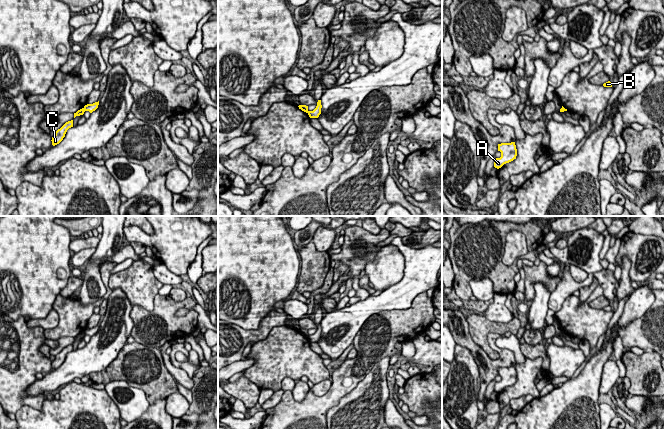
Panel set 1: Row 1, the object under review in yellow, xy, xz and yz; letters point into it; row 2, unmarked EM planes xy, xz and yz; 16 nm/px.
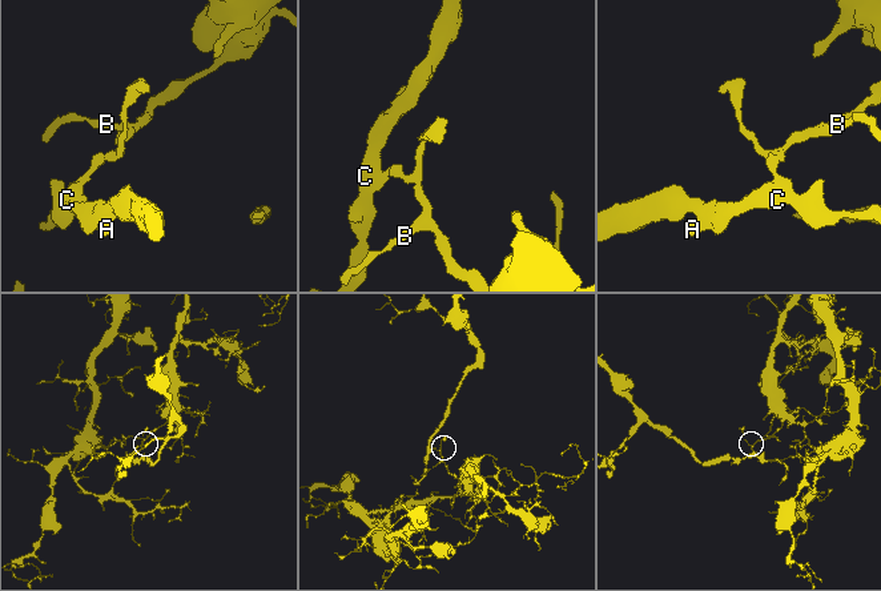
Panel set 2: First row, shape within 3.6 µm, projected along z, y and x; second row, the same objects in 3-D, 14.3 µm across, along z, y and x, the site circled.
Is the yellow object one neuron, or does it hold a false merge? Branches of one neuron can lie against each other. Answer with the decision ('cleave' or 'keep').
cleave

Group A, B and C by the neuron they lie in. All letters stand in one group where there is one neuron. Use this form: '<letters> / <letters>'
A C / B

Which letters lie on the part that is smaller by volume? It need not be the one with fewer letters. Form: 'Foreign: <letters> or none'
Foreign: A, C

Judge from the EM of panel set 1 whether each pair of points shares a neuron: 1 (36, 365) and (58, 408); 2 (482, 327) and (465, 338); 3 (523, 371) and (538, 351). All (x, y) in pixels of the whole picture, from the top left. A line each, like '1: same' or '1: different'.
1: different
2: different
3: different

